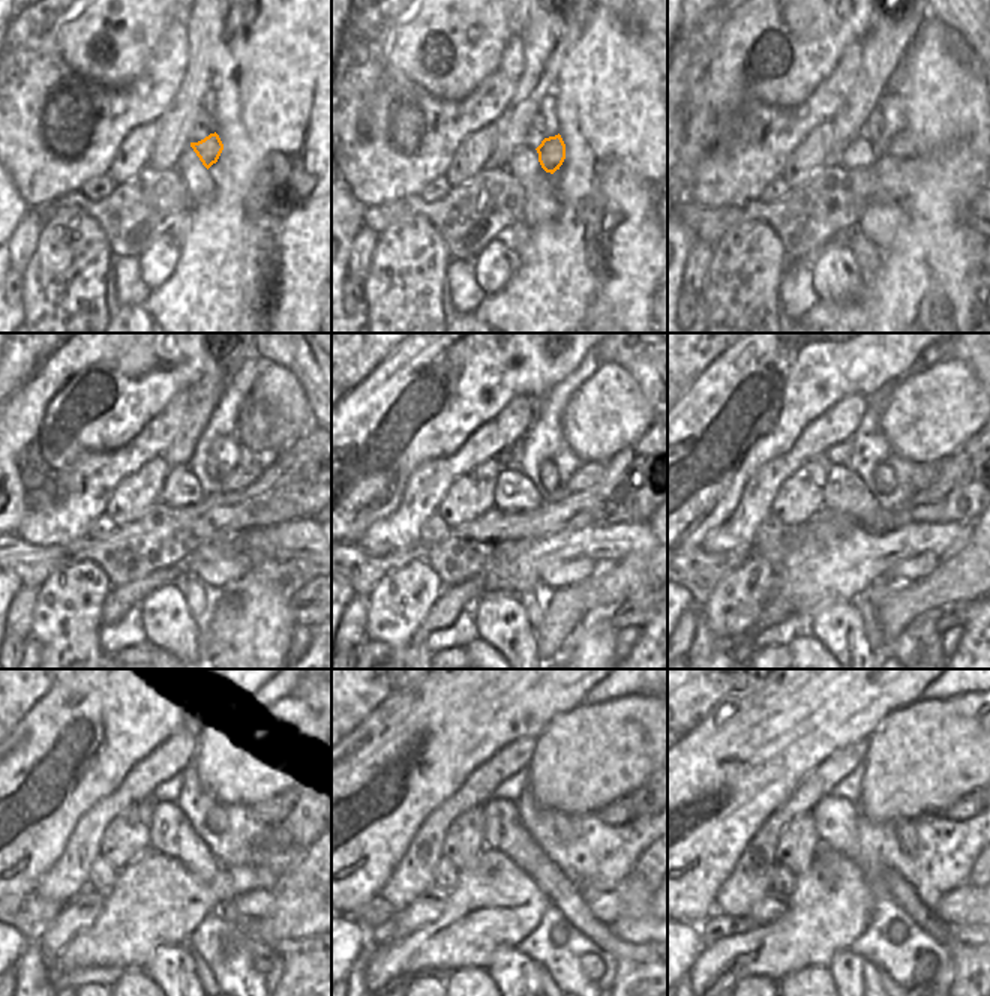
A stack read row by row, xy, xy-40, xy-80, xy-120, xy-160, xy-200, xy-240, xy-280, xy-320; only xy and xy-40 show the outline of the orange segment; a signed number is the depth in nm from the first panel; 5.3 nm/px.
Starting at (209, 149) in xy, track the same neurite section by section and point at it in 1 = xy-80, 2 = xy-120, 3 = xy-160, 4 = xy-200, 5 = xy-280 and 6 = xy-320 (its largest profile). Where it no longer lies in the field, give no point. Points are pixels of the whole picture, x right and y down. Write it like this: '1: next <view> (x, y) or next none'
1: next xy-80 (902, 144)
2: next xy-120 (249, 468)
3: next xy-160 (588, 473)
4: next xy-200 (929, 473)
5: next xy-280 (621, 810)
6: next xy-320 (969, 806)

